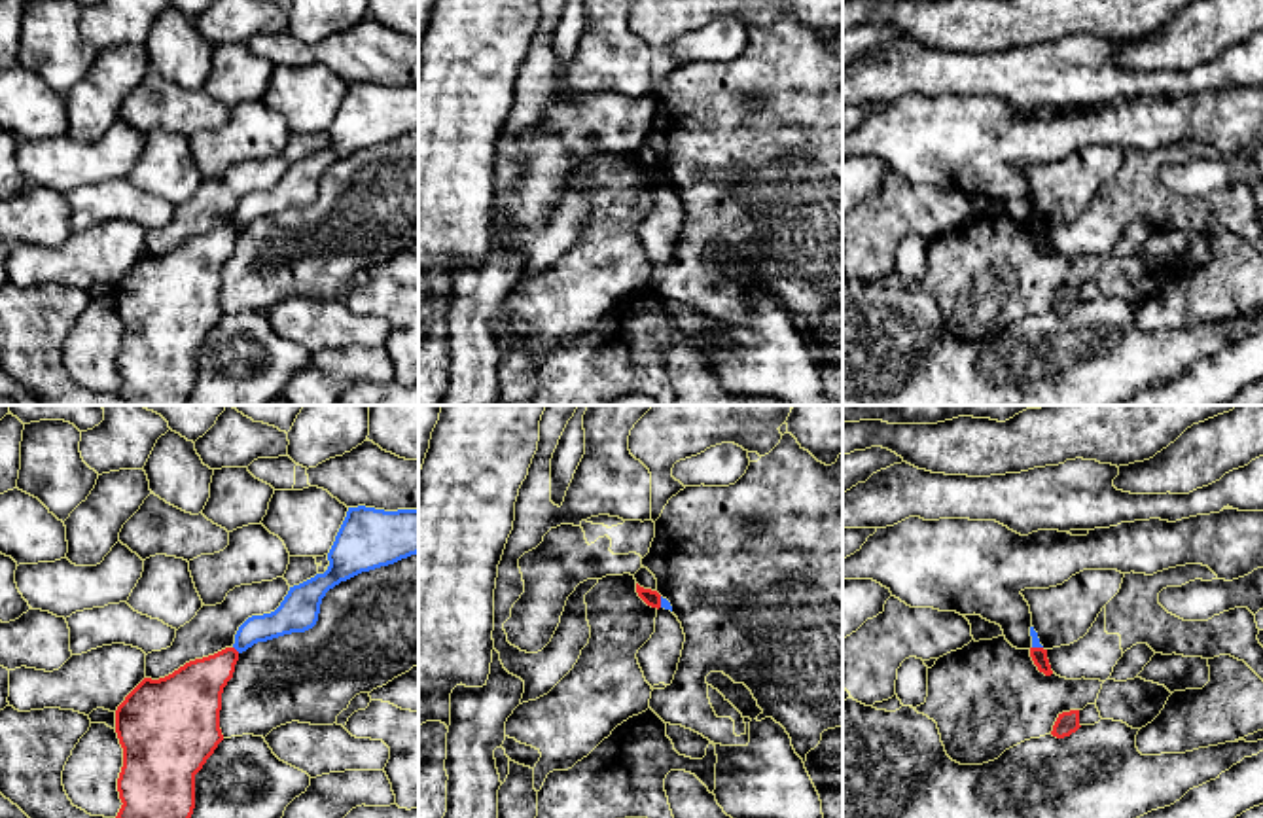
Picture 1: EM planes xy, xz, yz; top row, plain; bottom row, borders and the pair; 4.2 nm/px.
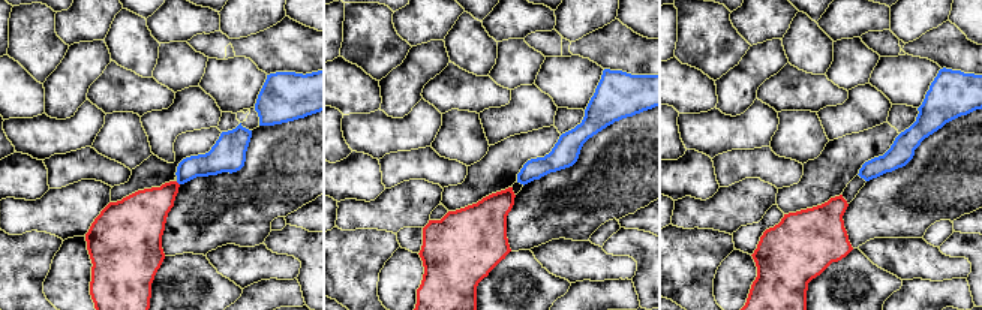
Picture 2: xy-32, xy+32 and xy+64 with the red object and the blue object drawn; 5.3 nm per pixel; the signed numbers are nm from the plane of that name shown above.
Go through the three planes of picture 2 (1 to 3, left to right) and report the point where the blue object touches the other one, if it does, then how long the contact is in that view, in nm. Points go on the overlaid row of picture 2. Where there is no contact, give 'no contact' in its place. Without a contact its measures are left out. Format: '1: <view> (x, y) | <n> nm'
1: xy-32 (177, 183) | 30 nm
2: no contact
3: no contact

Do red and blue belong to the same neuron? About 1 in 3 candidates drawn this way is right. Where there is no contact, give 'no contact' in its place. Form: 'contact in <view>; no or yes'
contact in xy; no

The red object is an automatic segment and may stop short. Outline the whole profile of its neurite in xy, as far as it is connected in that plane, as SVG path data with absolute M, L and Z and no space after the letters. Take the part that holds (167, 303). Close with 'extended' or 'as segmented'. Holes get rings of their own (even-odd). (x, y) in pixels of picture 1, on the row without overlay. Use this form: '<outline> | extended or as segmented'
M225 223L165 254L144 254L117 282L123 381L116 396L129 405L187 405L195 350L223 316L222 269L237 237L239 227Z | as segmented

